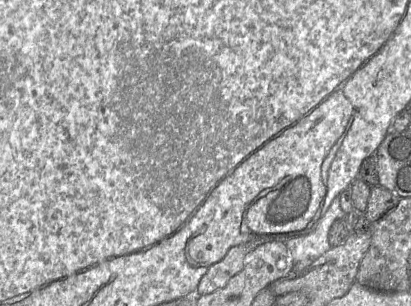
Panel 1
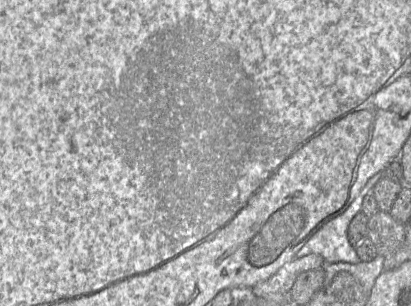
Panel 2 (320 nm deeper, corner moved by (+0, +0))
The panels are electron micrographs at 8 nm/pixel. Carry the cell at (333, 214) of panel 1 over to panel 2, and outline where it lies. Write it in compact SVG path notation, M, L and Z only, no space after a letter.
M382 172L372 176L350 206L339 216L326 222L297 252L297 257L308 254L320 255L325 263L361 262L355 248L348 239L348 226L354 216L362 209L363 200L372 193L375 184L382 179Z

